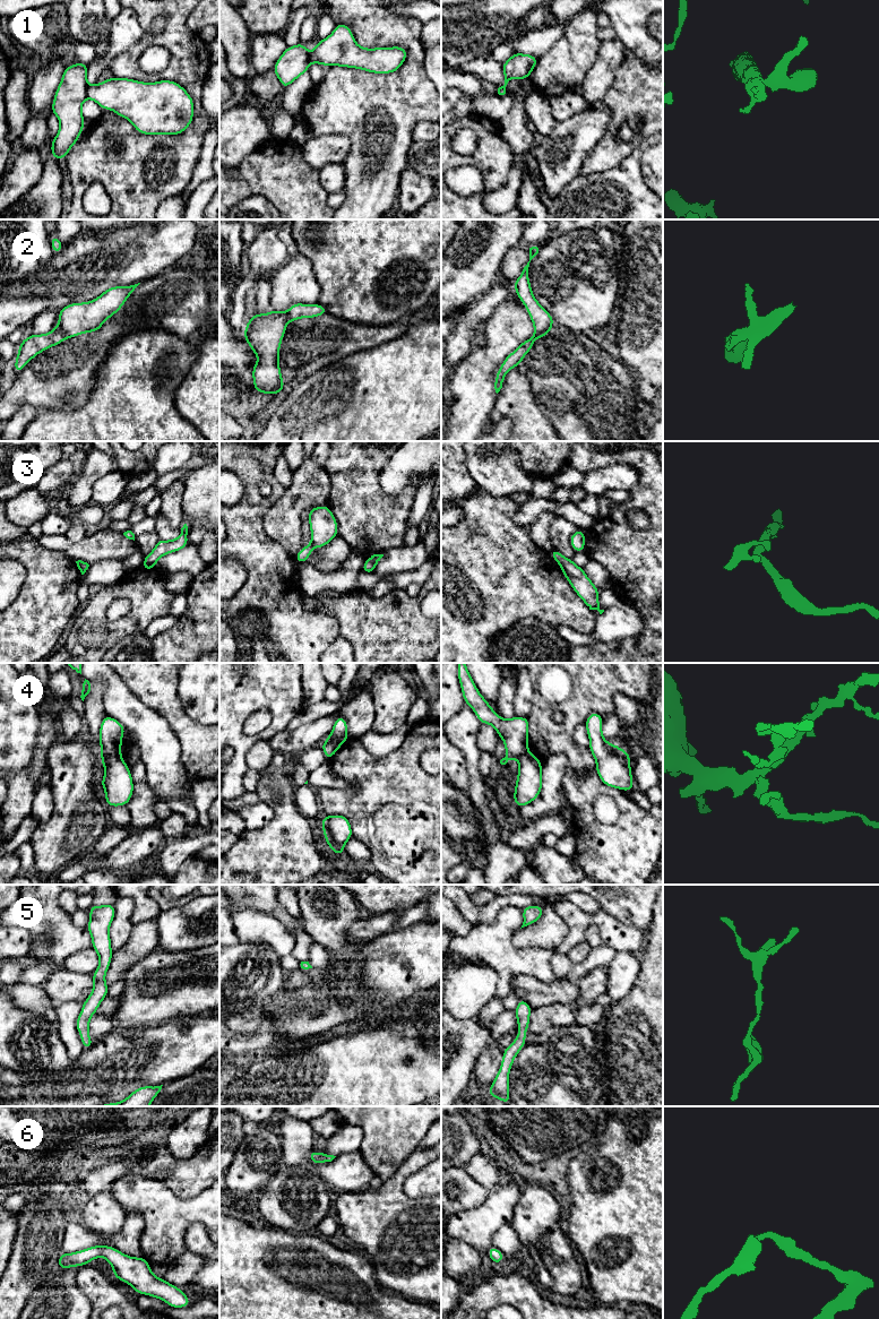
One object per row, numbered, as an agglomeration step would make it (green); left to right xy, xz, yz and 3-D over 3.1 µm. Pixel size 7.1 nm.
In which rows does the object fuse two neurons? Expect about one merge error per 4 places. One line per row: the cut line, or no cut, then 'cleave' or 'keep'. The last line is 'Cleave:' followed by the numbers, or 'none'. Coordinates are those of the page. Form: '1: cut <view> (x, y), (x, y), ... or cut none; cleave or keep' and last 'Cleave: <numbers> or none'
1: cut xy (88, 86), (86, 96); cleave
2: cut xy (58, 326), (67, 336); cleave
3: cut none; keep
4: cut xy (102, 752), (120, 756); cleave
5: cut none; keep
6: cut none; keep
Cleave: 1, 2, 4

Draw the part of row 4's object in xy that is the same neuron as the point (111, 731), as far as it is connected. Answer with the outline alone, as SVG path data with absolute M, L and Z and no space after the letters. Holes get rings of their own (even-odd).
M105 715L100 726L100 749L102 753L121 756L124 726L117 719Z

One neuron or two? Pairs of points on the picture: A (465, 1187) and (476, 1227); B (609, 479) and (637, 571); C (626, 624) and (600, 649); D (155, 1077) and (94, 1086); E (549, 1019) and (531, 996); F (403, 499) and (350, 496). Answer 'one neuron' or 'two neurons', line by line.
A: two neurons
B: two neurons
C: two neurons
D: one neuron
E: two neurons
F: one neuron

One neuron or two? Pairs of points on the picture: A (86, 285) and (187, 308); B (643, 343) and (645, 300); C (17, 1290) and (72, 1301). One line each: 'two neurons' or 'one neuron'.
A: two neurons
B: one neuron
C: two neurons

